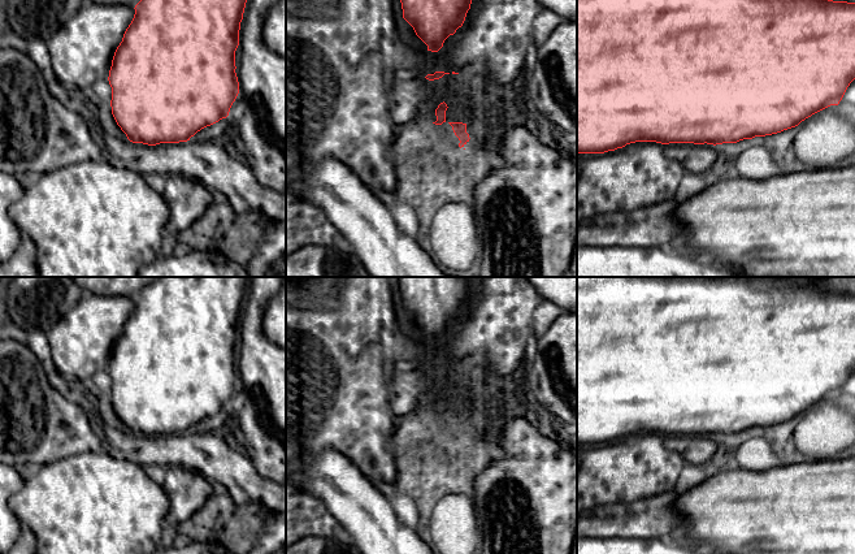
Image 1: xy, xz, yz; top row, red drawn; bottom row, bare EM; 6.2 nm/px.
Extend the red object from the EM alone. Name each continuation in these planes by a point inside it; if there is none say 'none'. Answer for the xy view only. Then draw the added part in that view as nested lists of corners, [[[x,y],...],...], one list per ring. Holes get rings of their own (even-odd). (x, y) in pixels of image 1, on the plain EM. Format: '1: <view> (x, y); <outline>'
none

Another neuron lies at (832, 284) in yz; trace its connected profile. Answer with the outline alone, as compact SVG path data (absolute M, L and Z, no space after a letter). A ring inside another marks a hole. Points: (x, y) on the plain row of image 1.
M817 277L815 284L823 290L855 294L855 277Z

